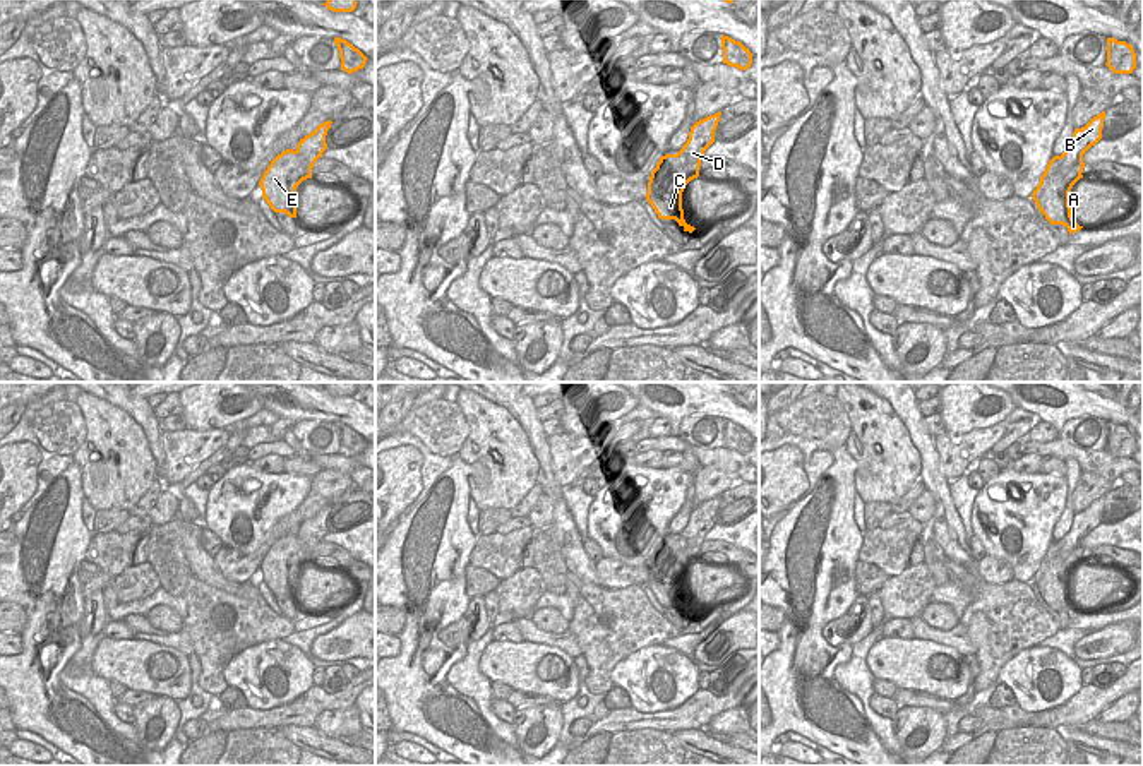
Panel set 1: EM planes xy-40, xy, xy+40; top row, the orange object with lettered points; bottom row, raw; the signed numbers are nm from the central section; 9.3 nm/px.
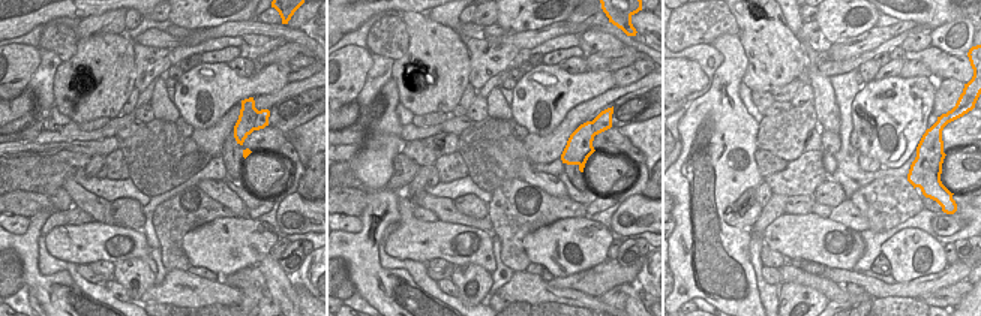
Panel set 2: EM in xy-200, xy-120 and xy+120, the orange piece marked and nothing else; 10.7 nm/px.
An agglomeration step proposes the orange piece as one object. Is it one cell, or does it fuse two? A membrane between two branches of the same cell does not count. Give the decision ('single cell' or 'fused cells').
fused cells

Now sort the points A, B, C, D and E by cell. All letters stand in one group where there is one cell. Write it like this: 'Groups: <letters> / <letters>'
Groups: A C E / B D

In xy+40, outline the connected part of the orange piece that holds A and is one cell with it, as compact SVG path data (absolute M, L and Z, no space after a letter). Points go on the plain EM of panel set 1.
M1054 540L1049 545L1044 559L1040 560L1040 567L1032 577L1032 583L1050 608L1062 608L1071 619L1080 615L1083 610L1080 610L1073 601L1064 600L1064 591L1069 589L1069 579L1047 579L1045 583L1042 581L1042 576L1049 572L1056 562L1057 547L1059 540Z

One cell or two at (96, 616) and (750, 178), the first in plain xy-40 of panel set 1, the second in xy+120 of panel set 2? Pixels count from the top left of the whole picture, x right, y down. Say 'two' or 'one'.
two

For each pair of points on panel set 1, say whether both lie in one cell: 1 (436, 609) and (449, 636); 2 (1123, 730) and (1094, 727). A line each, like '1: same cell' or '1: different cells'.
1: different cells
2: same cell

